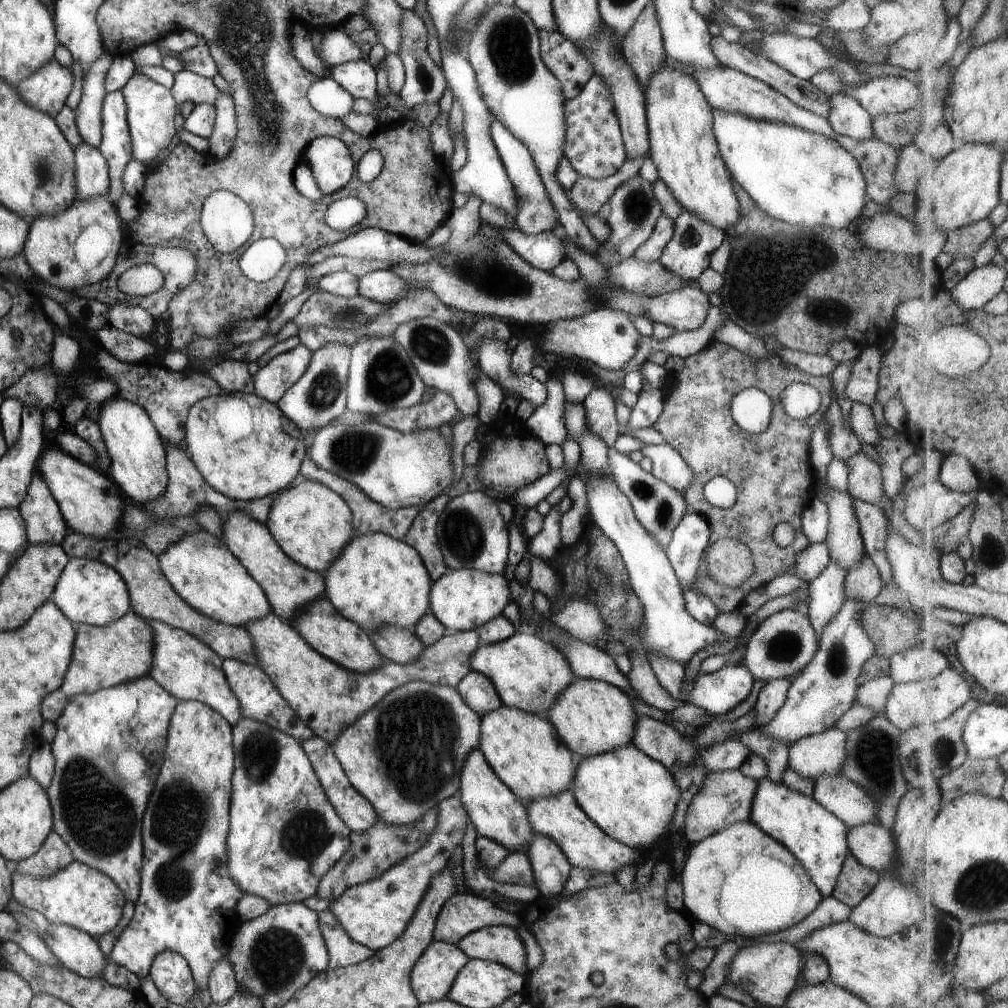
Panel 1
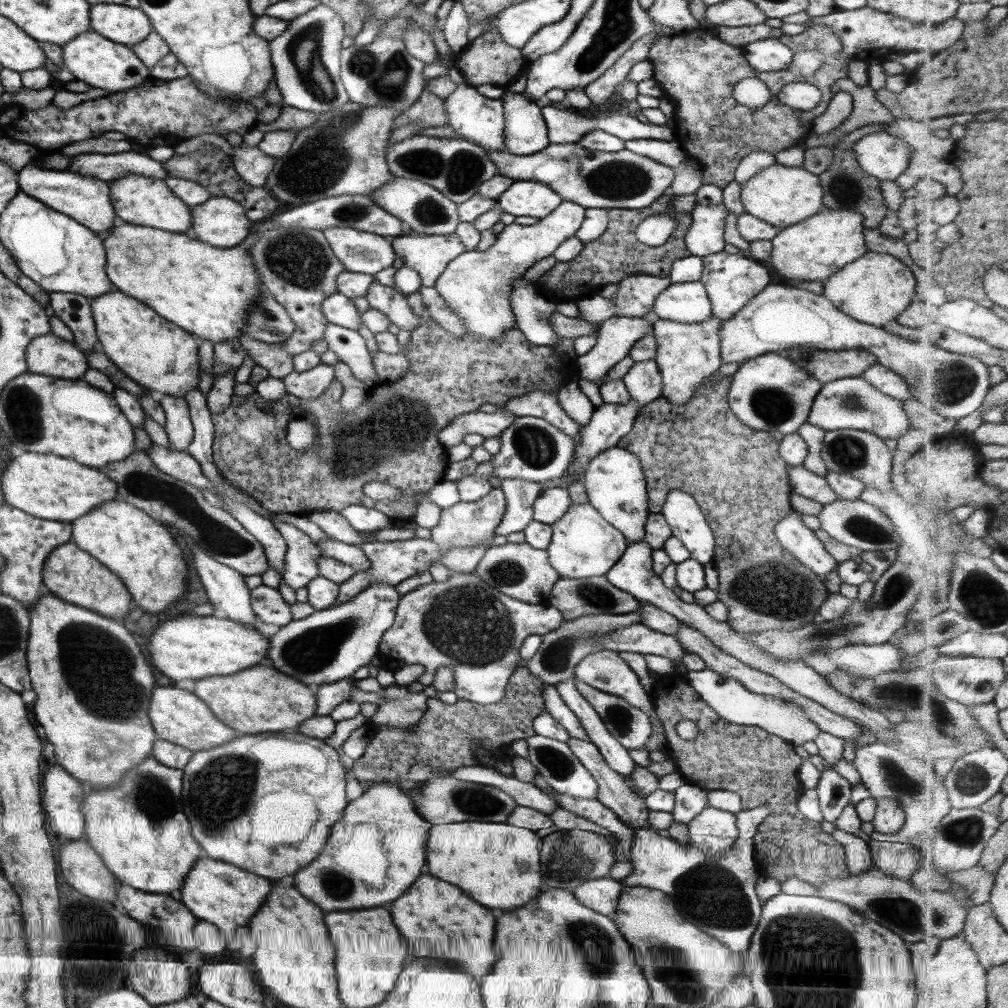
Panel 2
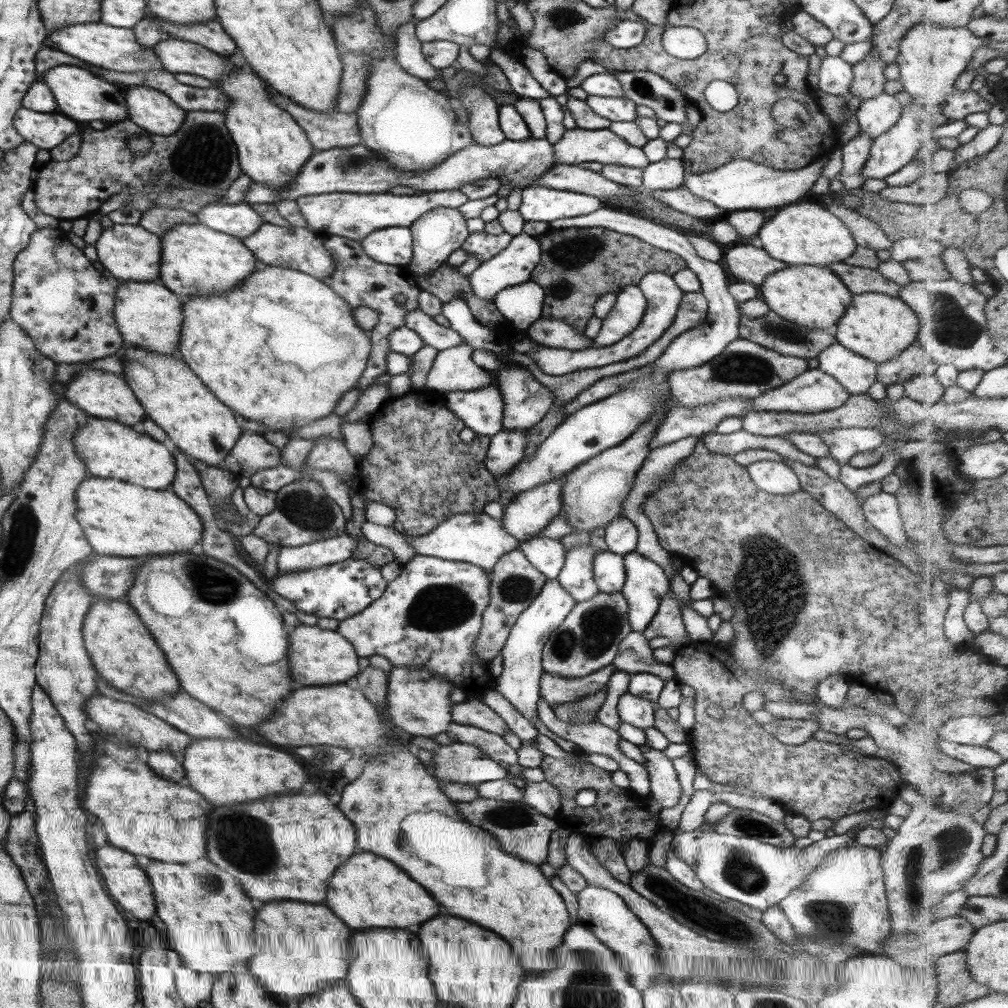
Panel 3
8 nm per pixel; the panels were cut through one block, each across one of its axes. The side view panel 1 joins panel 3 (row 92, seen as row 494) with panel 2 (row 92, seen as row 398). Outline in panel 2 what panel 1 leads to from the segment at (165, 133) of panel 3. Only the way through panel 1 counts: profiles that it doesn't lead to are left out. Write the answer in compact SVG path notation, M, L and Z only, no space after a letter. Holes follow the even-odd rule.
M91 30L78 34L67 44L62 44L61 48L63 66L77 81L88 84L90 88L100 88L109 93L124 92L143 84L143 81L150 76L150 69L129 47L111 42Z

